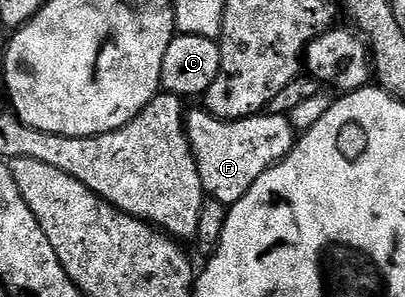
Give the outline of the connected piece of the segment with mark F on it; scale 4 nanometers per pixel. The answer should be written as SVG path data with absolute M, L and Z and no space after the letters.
M204 109L190 110L185 117L185 132L205 186L206 196L226 205L238 203L251 185L267 169L289 156L295 142L293 123L288 115L262 113L249 119L217 119Z

